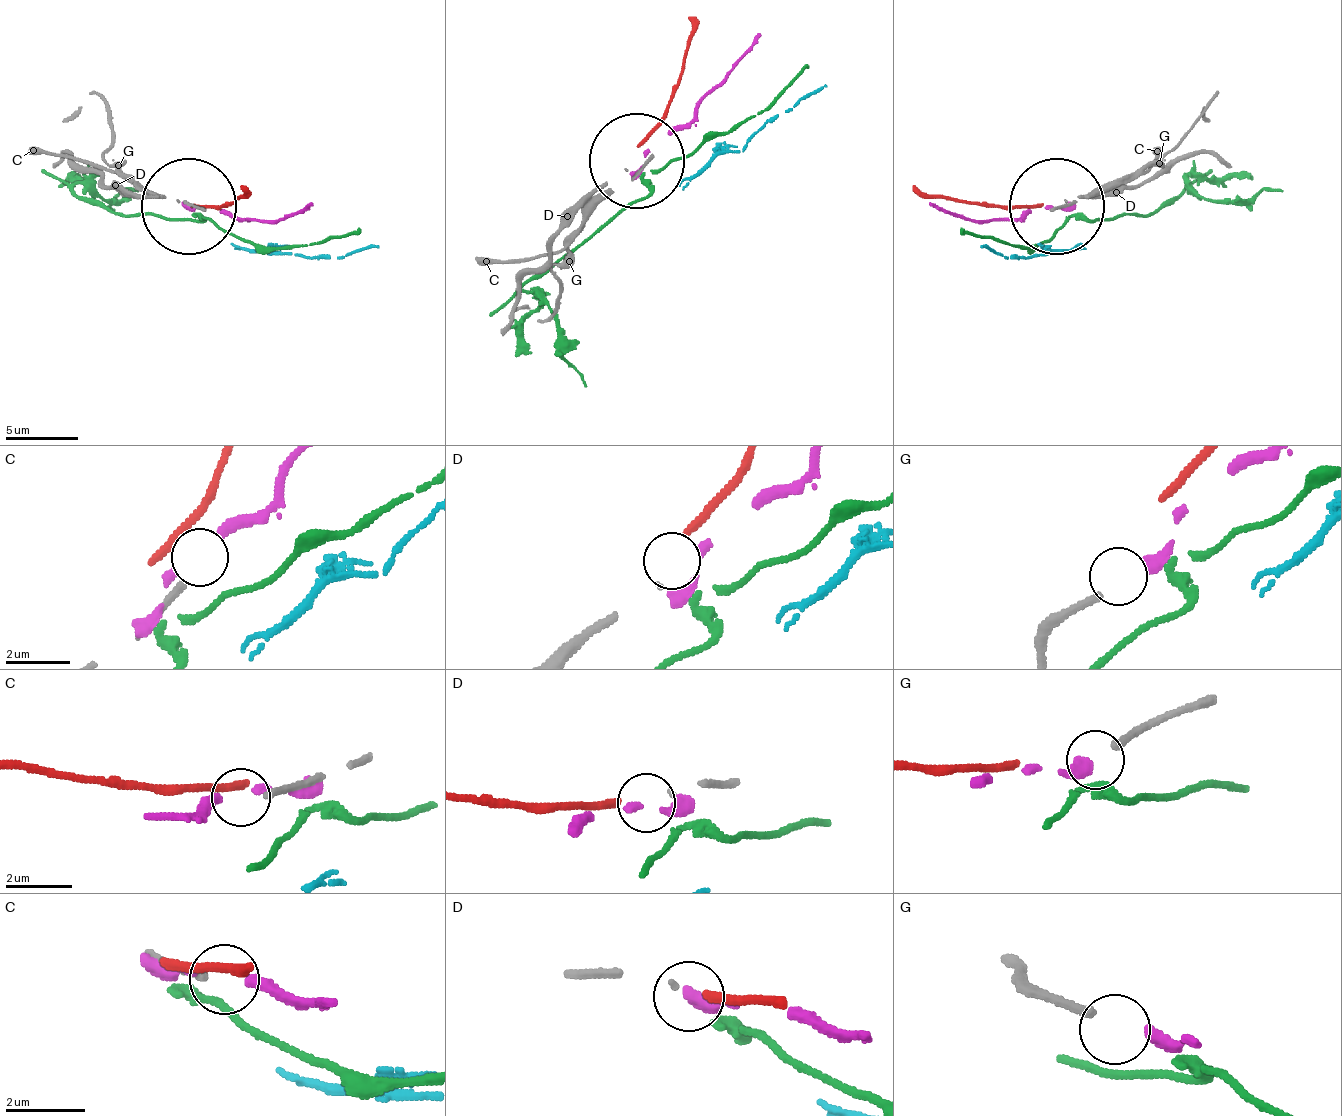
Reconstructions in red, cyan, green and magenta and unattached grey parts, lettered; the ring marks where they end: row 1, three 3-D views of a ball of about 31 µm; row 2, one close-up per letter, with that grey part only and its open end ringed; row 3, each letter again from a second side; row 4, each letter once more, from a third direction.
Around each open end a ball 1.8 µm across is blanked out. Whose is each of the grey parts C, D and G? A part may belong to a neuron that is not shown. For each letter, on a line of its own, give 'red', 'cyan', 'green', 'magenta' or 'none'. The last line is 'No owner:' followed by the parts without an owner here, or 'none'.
C: none
D: red
G: magenta
No owner: C

